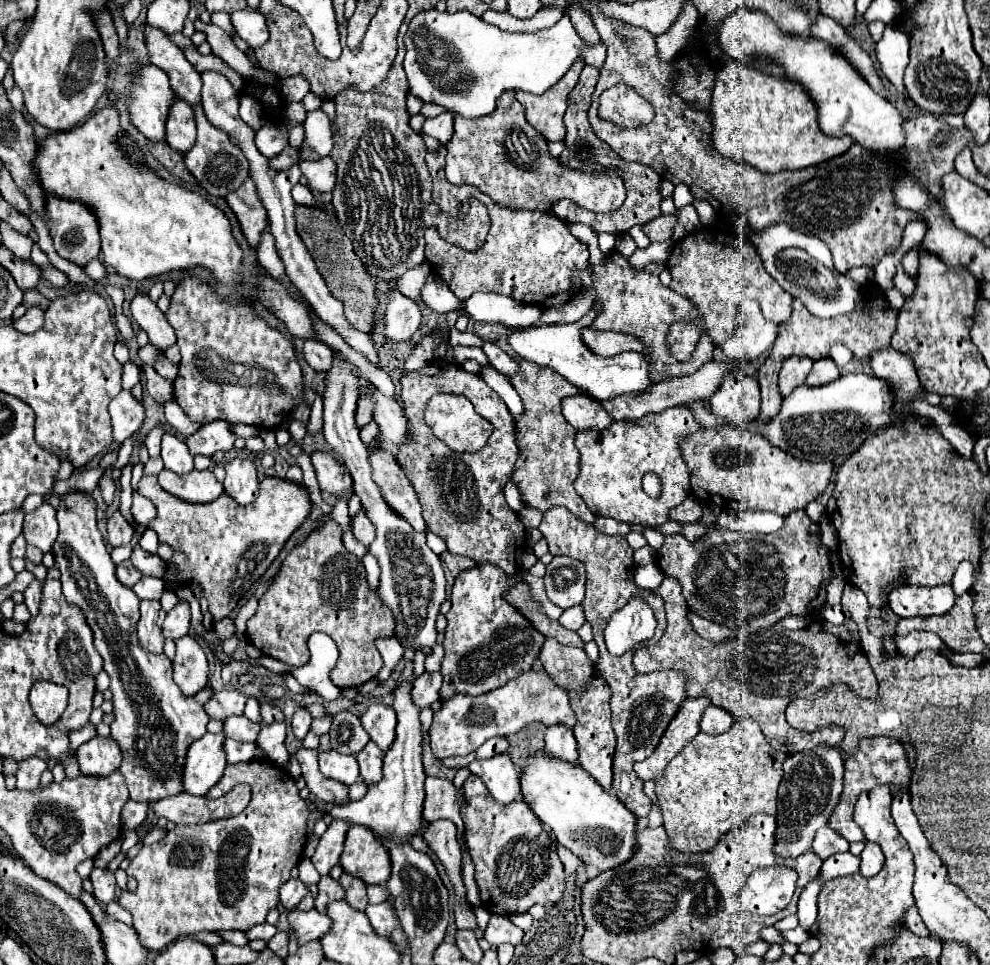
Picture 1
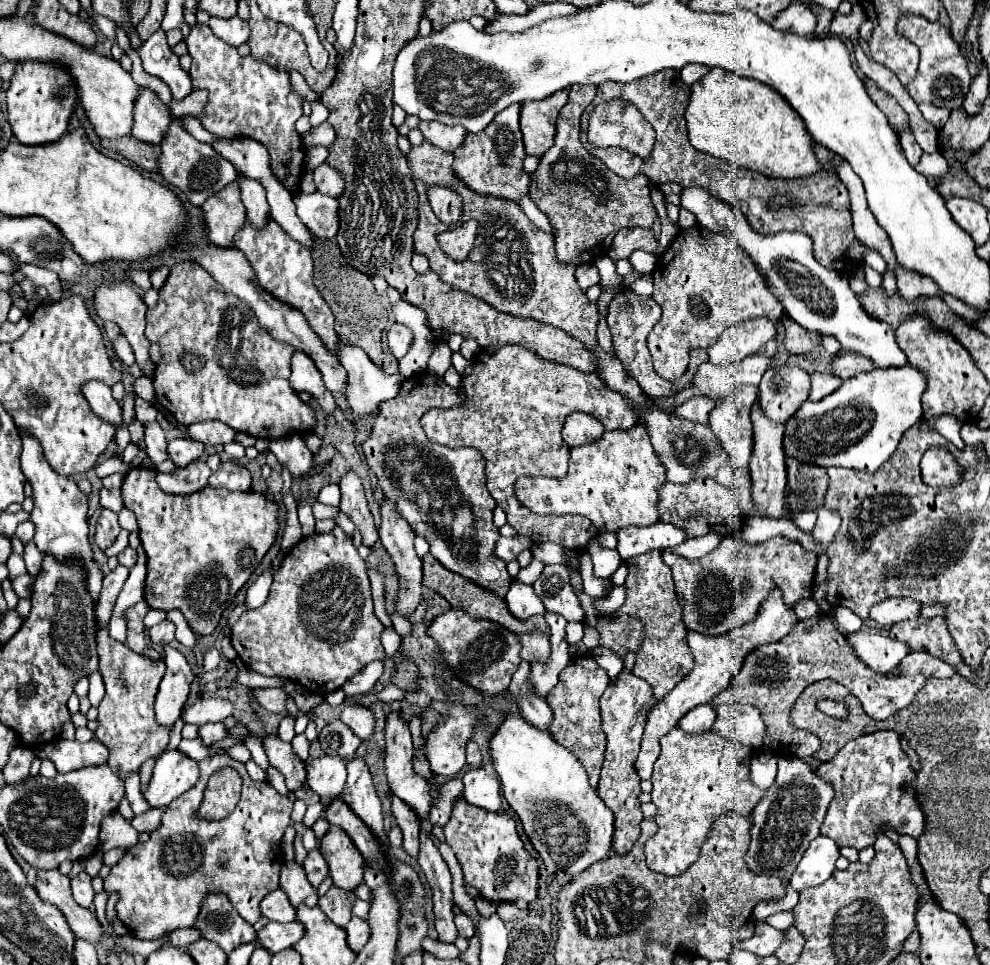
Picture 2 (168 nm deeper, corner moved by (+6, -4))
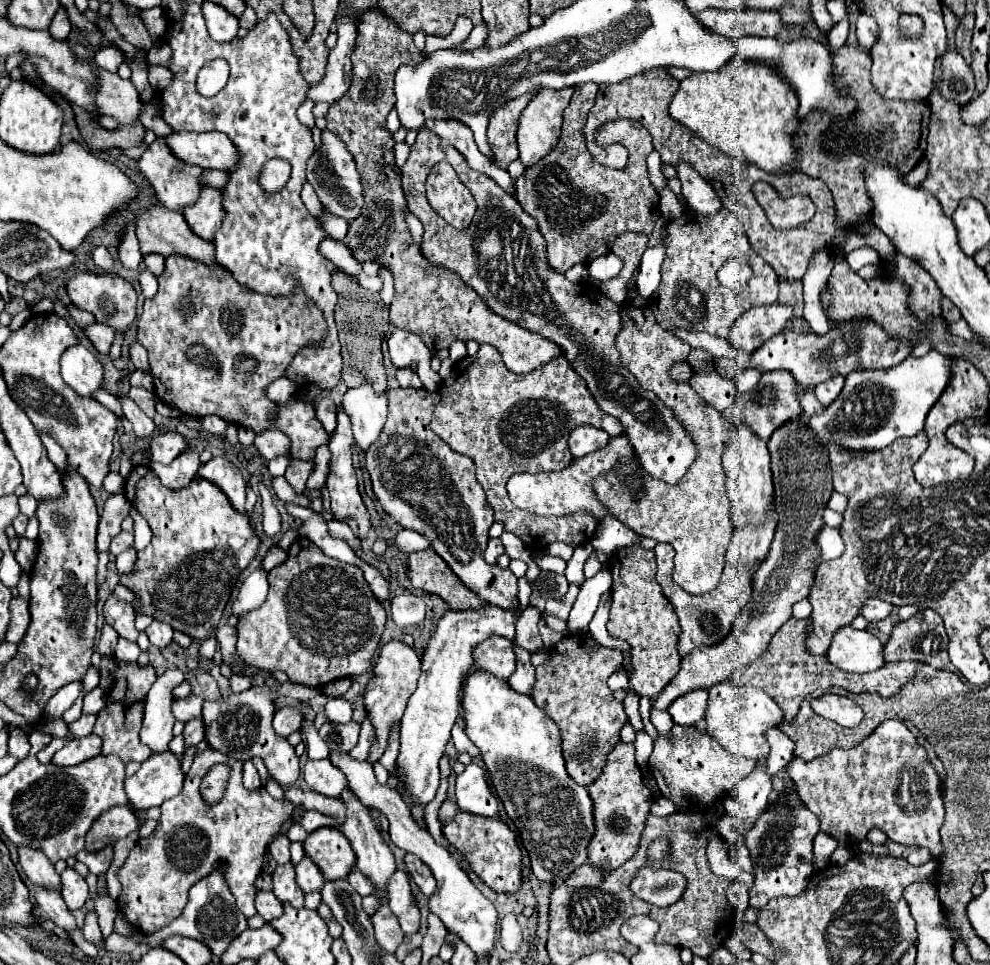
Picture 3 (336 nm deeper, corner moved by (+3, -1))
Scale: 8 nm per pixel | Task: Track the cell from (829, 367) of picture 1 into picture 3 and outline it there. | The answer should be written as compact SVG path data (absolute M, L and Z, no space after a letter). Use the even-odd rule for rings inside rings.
M835 374L833 378L817 384L817 386L815 386L815 396L817 396L817 400L819 400L823 406L829 406L829 404L839 396L839 392L841 392L841 388L843 388L843 382L845 382L845 378L843 378L841 374Z

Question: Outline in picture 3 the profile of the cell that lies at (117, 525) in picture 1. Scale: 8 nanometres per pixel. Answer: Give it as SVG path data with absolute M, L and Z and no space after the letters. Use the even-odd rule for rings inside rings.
M113 494L105 506L103 514L99 520L99 530L97 530L97 550L105 552L109 550L111 540L121 532L121 522L129 514L131 504L127 502L125 494Z

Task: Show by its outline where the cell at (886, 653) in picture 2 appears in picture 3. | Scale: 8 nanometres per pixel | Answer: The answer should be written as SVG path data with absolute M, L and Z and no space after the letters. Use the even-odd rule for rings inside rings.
M843 626L835 632L827 658L837 668L857 674L875 672L885 666L881 640L867 630L855 630L851 626Z

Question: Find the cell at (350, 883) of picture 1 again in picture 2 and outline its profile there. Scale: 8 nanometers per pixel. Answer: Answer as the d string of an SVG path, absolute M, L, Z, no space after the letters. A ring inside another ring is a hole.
M330 887L330 891L320 897L318 907L324 911L324 915L338 927L346 927L348 921L352 919L352 903L350 897L344 889L338 887Z

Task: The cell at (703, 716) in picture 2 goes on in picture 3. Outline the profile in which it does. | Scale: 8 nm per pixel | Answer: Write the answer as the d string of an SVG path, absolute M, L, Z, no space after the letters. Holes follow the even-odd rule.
M693 690L685 694L683 698L677 698L669 708L673 722L681 726L699 724L705 718L705 712L707 712L707 692L705 690Z

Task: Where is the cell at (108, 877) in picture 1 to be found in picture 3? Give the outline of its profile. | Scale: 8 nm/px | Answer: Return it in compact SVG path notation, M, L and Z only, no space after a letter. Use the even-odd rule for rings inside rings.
M67 868L61 874L61 882L63 882L61 894L63 894L63 900L69 906L69 910L83 908L83 904L89 898L89 888L87 888L85 878L81 874L77 874L73 868Z

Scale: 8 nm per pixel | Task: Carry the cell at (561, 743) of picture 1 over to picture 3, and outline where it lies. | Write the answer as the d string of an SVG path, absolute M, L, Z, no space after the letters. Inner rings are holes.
M515 646L515 656L517 656L517 670L509 678L509 686L519 694L531 696L533 686L535 686L535 666L531 664L531 654Z

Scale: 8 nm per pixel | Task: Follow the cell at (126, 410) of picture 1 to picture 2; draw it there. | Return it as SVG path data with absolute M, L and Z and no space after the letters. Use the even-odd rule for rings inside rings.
M88 381L82 387L82 395L90 403L90 407L96 415L104 417L106 421L110 421L118 427L122 425L122 407L114 401L108 385L104 385L102 381Z

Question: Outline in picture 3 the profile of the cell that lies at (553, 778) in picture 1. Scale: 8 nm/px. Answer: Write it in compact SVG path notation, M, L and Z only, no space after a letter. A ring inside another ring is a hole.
M475 670L465 678L463 684L463 710L465 710L465 732L471 742L481 750L489 778L495 786L499 800L505 804L509 818L515 822L521 842L531 856L531 870L543 882L563 882L573 874L575 868L589 860L587 846L595 836L595 814L593 800L587 788L579 786L565 768L561 732L557 724L535 706L531 698L519 694L495 676Z

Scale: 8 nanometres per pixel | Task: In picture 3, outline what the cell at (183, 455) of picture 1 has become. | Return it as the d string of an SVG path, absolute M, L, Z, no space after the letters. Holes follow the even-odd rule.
M121 396L121 404L123 404L123 414L125 414L125 418L133 424L135 436L137 436L137 438L151 438L153 432L157 430L155 422L153 422L147 414L143 414L143 412L135 406L135 402L131 402L127 396Z

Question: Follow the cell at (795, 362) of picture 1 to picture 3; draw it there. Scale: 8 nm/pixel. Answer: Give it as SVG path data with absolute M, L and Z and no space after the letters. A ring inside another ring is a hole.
M773 370L773 372L763 374L759 384L751 392L741 394L735 400L735 404L723 412L723 416L729 422L739 422L739 420L747 422L751 426L751 430L755 430L755 434L767 442L779 426L783 426L787 420L803 414L803 406L799 402L799 394L803 390L805 388L799 382L795 382L795 378L787 370Z

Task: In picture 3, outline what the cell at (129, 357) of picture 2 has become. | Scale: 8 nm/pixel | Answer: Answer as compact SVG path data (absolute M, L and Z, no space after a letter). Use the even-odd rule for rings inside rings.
M93 324L93 326L89 326L85 332L87 332L89 340L95 344L95 348L97 348L99 352L103 352L103 354L109 352L109 348L111 348L111 344L113 344L113 340L115 340L115 334L117 334L115 328L105 326L105 324Z

